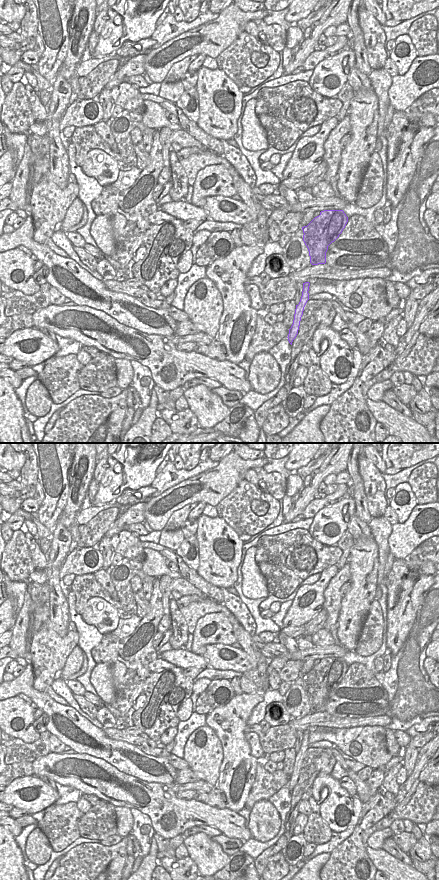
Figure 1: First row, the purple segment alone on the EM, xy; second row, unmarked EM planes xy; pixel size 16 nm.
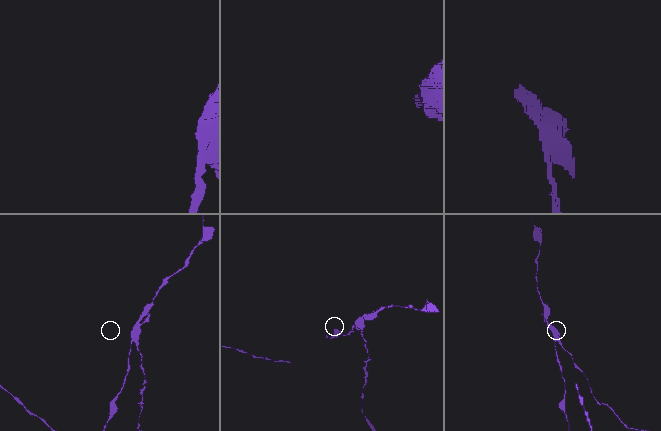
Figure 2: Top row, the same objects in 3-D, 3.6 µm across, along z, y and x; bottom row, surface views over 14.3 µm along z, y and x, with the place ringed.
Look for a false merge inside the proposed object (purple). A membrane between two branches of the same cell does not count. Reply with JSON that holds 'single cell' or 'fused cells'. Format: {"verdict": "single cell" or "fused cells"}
{"verdict": "fused cells"}

